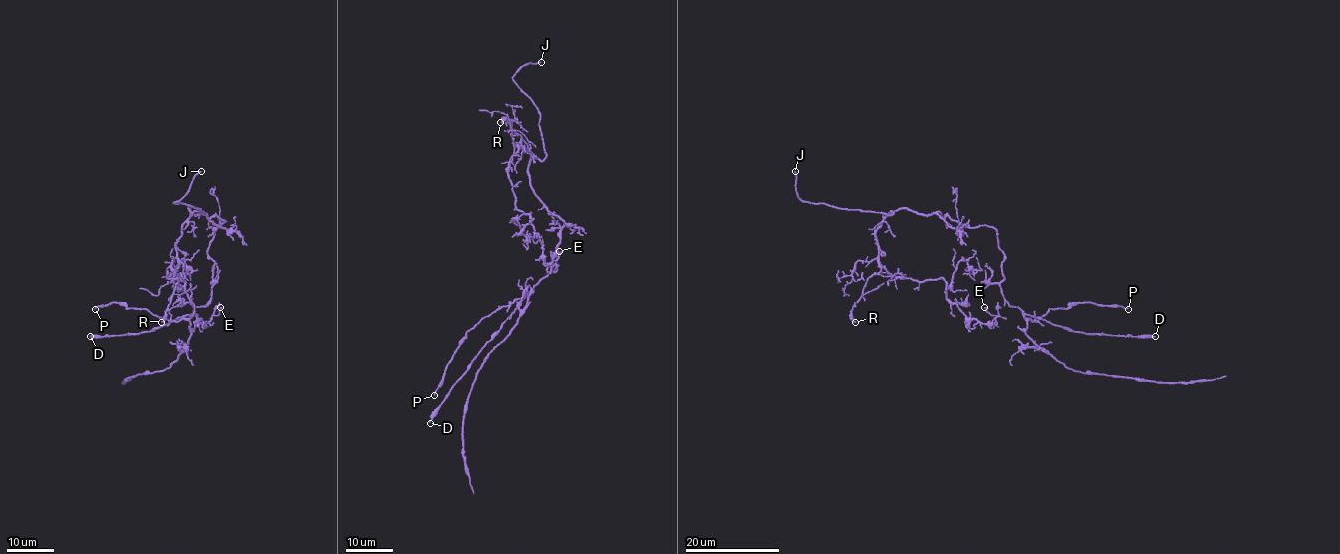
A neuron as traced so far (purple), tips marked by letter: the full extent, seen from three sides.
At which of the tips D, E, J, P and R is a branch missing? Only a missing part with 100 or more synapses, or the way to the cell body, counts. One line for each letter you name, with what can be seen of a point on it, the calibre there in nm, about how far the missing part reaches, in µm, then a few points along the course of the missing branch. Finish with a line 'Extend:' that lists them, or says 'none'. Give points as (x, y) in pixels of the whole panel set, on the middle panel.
J: at (541, 62); 160 nm thick; about 2 µm are missing
Extend: J

